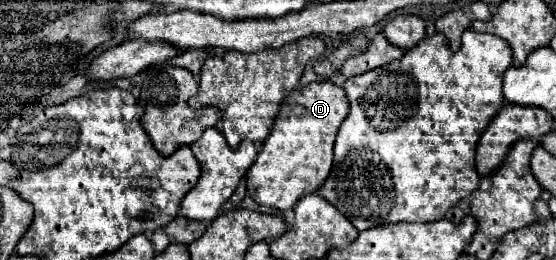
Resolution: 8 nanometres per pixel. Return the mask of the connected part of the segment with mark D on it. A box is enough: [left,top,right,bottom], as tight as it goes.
[246,80,346,210]

